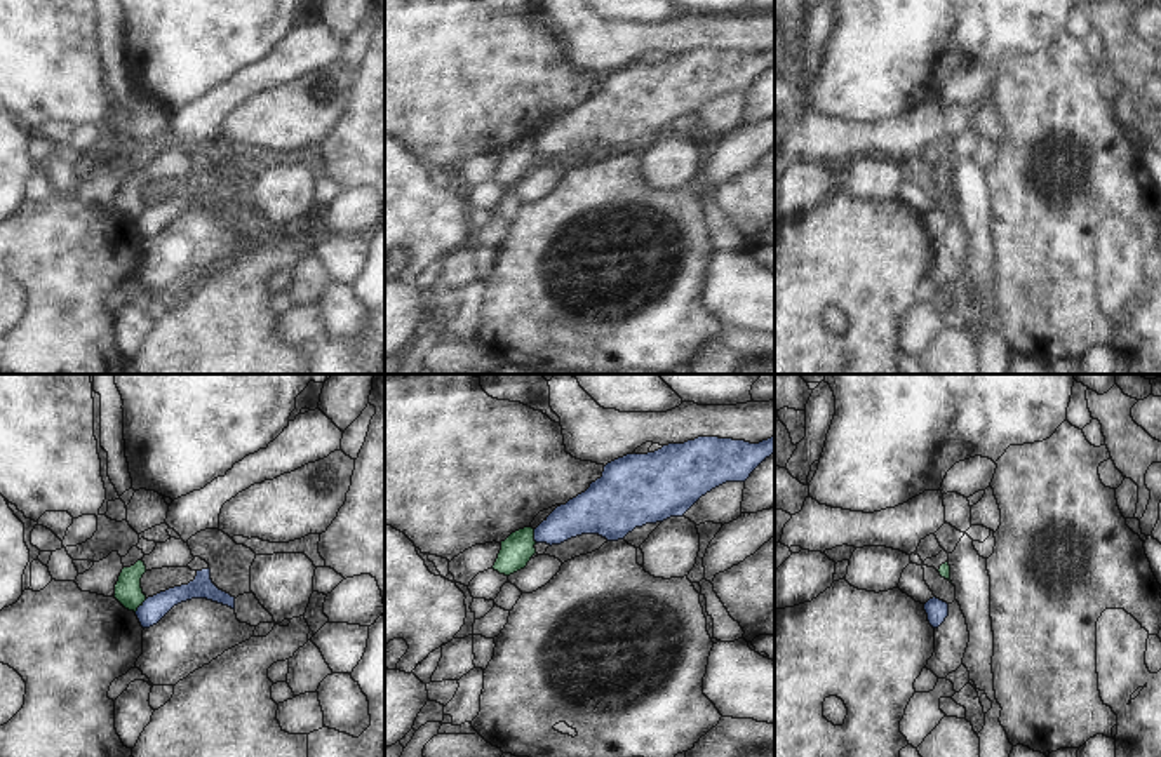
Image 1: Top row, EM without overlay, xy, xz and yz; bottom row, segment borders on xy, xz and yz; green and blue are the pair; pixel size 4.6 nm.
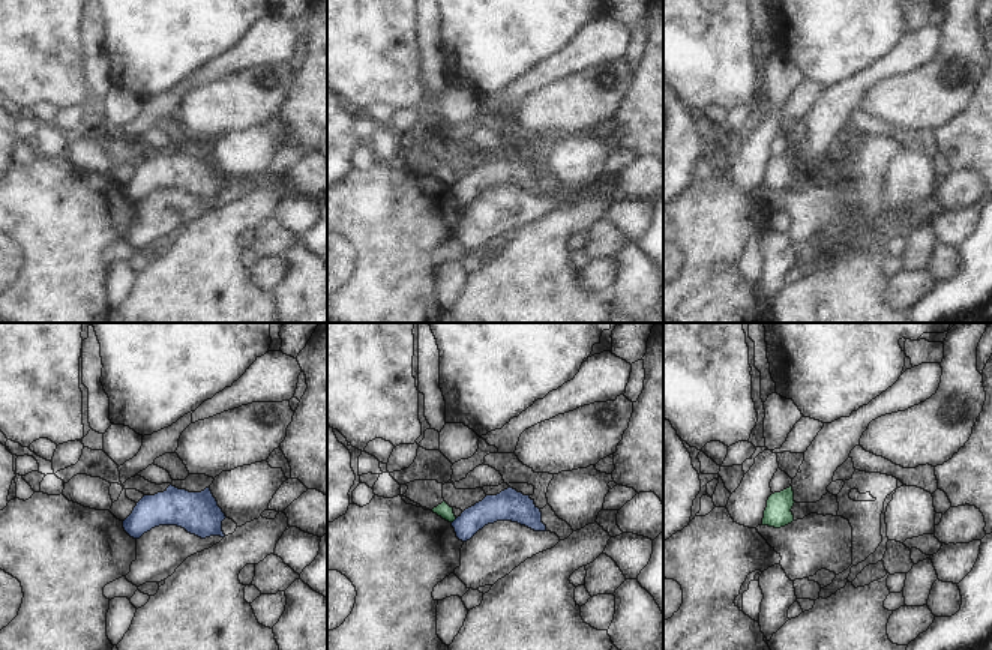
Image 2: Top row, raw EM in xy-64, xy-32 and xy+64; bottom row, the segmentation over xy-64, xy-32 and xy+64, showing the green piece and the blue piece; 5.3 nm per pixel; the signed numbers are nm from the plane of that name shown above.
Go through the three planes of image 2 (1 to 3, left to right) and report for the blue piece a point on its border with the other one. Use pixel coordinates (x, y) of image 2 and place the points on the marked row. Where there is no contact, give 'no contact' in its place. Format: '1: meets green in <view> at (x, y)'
1: no contact
2: meets green in xy-32 at (453, 520)
3: no contact

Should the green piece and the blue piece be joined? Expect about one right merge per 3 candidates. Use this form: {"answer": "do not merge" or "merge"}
{"answer": "do not merge"}

